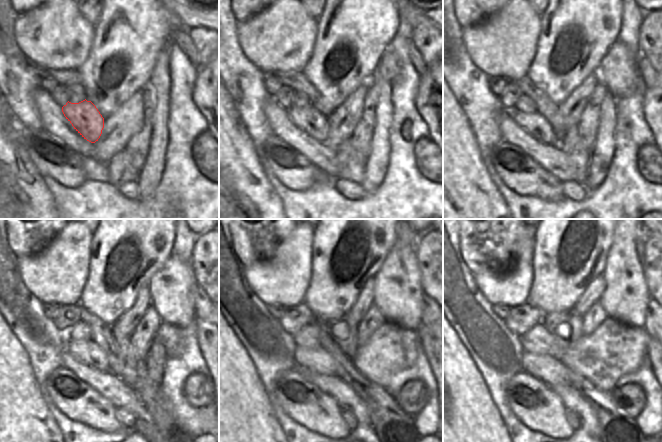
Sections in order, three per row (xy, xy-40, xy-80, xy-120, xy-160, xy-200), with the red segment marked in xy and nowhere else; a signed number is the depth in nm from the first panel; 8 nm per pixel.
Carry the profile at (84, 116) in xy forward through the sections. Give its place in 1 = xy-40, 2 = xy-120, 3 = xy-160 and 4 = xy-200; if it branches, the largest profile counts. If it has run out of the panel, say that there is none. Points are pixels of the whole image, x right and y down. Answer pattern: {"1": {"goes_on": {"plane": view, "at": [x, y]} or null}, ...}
{"1": {"goes_on": {"plane": "xy-40", "at": [314, 123]}}, "2": {"goes_on": {"plane": "xy-120", "at": [89, 352]}}, "3": {"goes_on": {"plane": "xy-160", "at": [317, 360]}}, "4": {"goes_on": {"plane": "xy-200", "at": [547, 369]}}}

